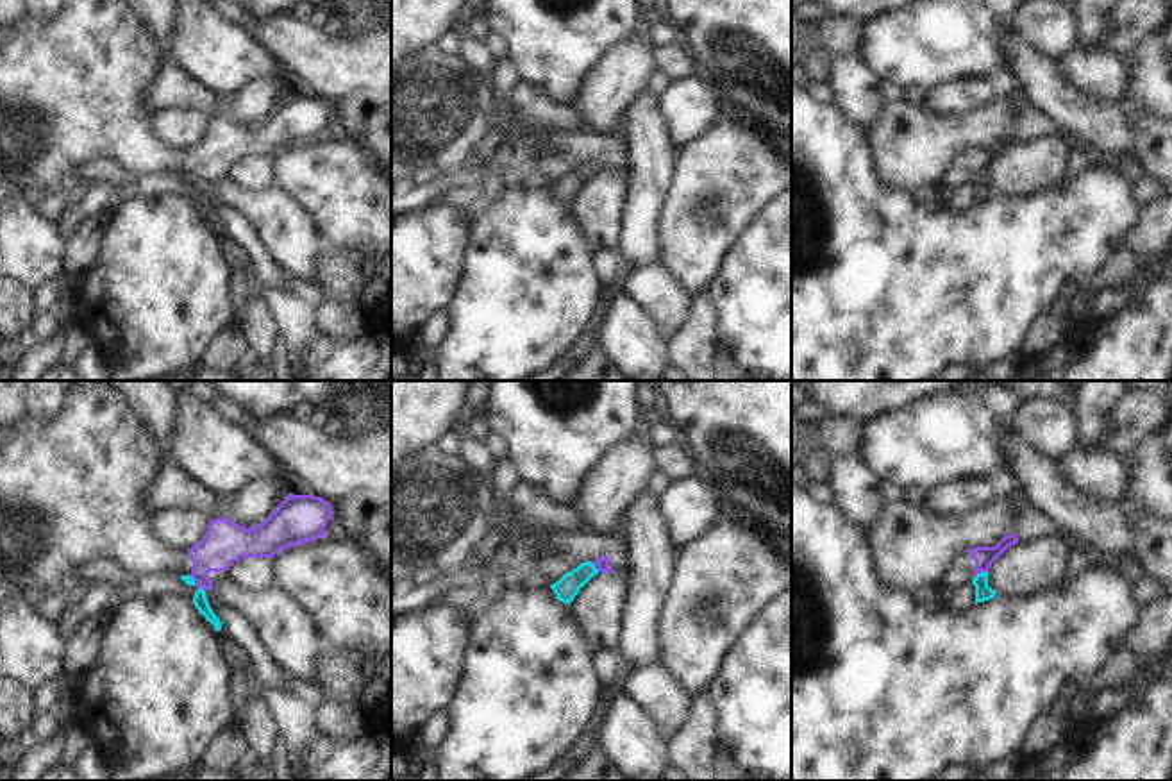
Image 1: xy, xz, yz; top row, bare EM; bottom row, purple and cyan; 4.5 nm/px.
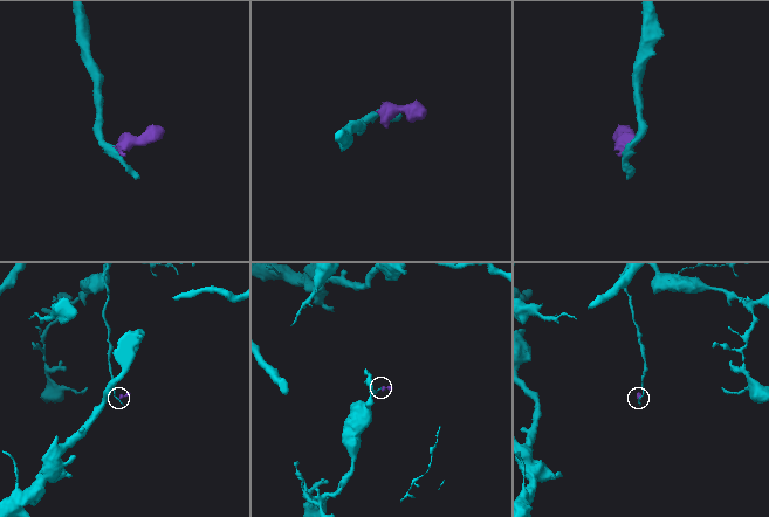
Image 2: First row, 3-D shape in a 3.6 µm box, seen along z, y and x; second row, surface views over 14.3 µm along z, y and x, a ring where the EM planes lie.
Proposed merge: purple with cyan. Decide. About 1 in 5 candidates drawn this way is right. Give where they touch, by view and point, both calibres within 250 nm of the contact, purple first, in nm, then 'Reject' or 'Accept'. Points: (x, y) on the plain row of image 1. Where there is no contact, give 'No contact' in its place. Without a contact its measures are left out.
Touches purple at yz (979, 172). Thickness 90 nm (purple) against 80 nm. Reject

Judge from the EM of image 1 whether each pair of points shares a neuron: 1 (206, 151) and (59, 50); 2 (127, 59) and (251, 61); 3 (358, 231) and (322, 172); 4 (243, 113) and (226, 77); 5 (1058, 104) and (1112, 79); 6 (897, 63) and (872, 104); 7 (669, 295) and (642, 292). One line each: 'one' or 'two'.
1: one
2: two
3: one
4: two
5: two
6: two
7: one

